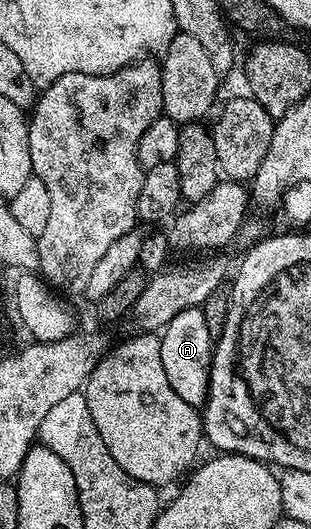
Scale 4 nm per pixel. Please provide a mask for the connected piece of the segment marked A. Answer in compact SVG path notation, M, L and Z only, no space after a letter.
M203 307L182 310L163 327L160 336L162 370L166 370L166 378L174 394L178 394L182 402L193 406L203 405L208 399L208 387L210 386L214 328L208 325L204 312Z

